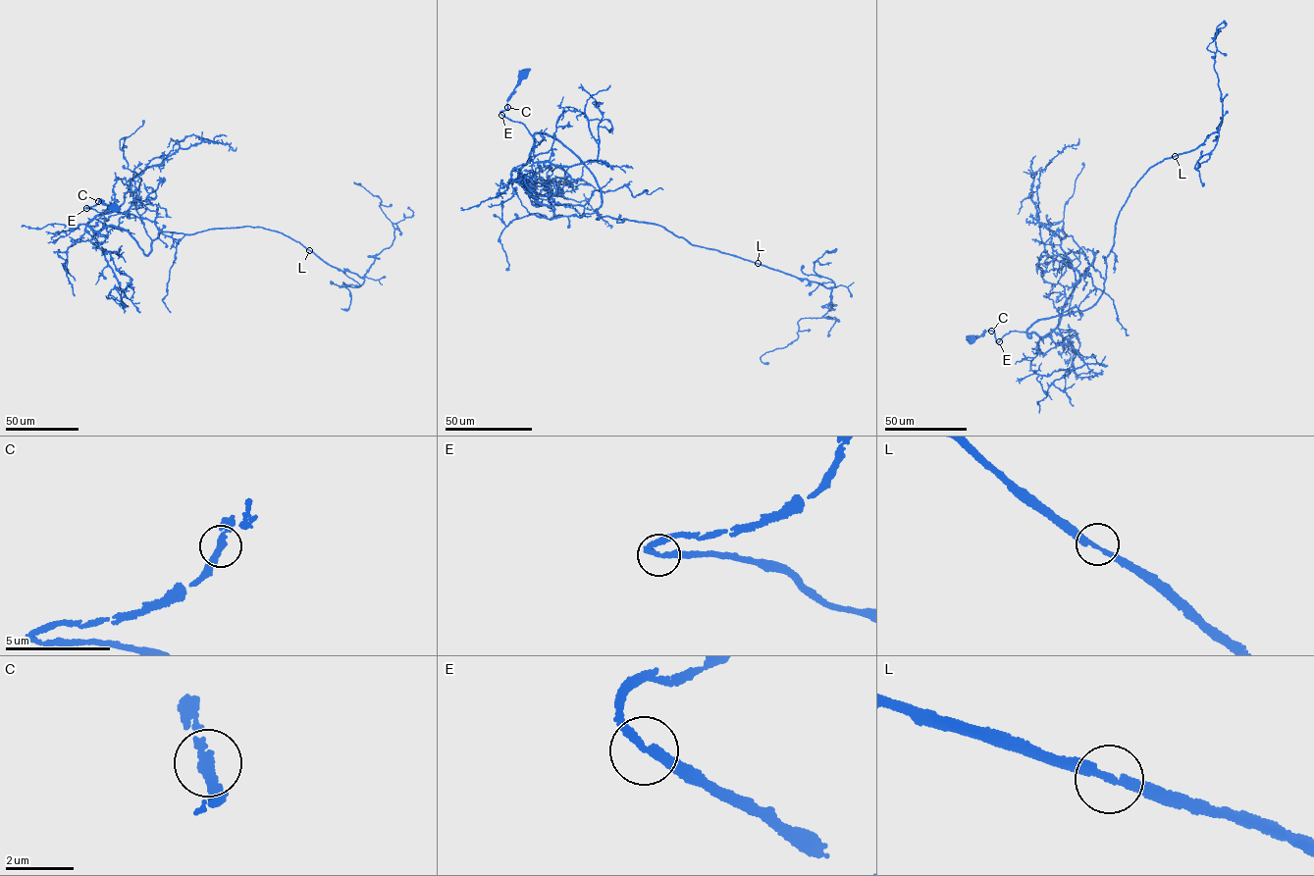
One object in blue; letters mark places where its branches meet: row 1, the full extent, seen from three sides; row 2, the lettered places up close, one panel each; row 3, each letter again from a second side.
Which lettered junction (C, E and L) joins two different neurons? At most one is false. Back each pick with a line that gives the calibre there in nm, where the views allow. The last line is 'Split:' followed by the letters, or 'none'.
Split: none

